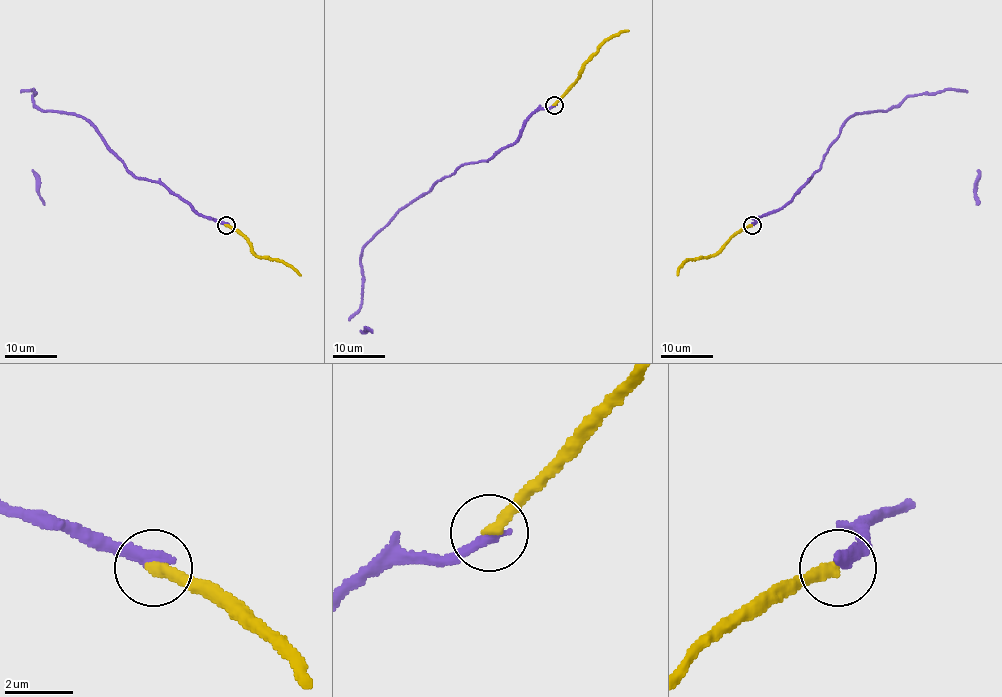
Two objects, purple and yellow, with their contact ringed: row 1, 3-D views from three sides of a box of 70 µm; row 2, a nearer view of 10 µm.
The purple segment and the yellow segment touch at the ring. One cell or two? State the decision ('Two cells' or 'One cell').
One cell

